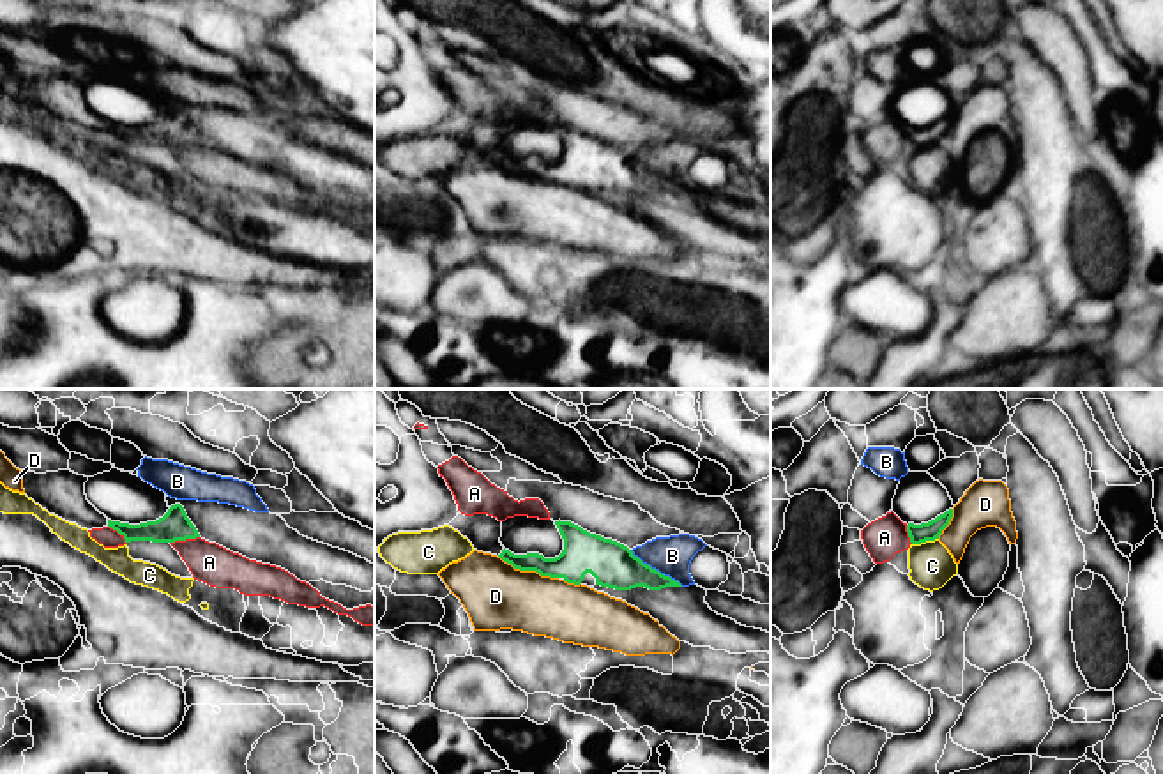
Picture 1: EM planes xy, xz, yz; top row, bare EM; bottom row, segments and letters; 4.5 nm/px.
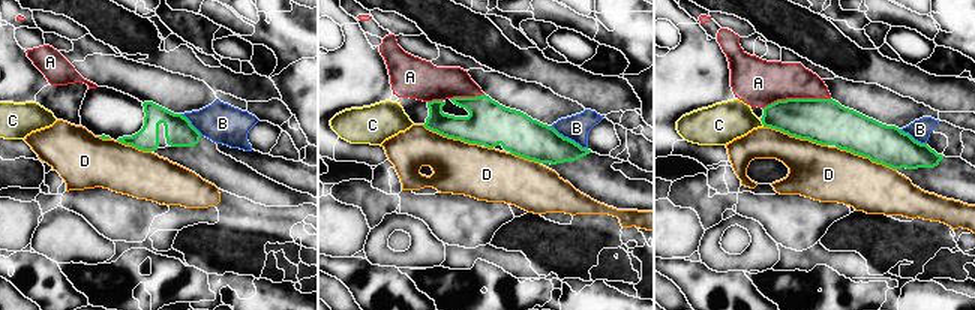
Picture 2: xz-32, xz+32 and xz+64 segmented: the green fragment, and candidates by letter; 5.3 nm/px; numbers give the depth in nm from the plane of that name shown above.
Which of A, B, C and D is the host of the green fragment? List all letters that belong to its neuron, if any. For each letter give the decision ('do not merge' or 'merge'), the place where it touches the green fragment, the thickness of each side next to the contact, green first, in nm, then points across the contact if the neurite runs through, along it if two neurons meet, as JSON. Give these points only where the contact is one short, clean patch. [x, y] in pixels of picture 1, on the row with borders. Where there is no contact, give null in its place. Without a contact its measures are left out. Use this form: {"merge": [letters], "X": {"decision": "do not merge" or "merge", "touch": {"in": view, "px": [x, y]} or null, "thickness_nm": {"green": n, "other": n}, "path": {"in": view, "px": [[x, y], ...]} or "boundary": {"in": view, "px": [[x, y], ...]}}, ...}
{"merge": [], "A": {"decision": "do not merge", "touch": {"in": "xy", "px": [184, 539]}, "thickness_nm": {"green": 140, "other": 190}}, "B": {"decision": "do not merge", "touch": {"in": "xz", "px": [654, 569]}, "thickness_nm": {"green": 200, "other": 180}}, "C": {"decision": "do not merge", "touch": {"in": "yz", "px": [925, 541]}, "thickness_nm": {"green": 90, "other": 200}}, "D": {"decision": "do not merge", "touch": {"in": "xz", "px": [529, 569]}, "thickness_nm": {"green": 170, "other": 300}}}

